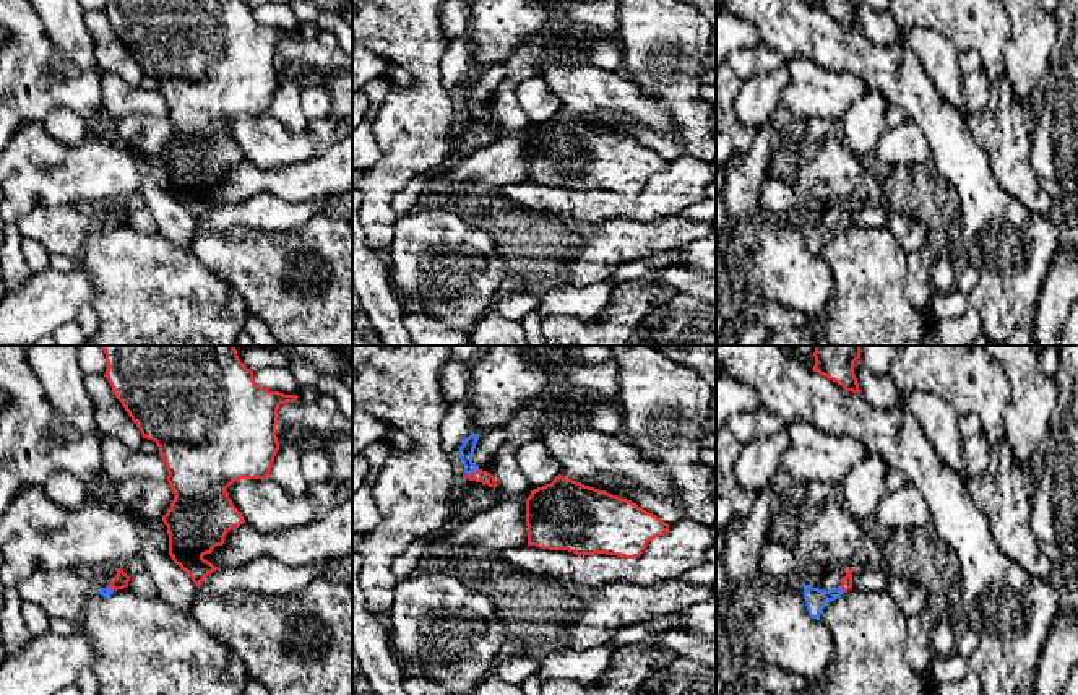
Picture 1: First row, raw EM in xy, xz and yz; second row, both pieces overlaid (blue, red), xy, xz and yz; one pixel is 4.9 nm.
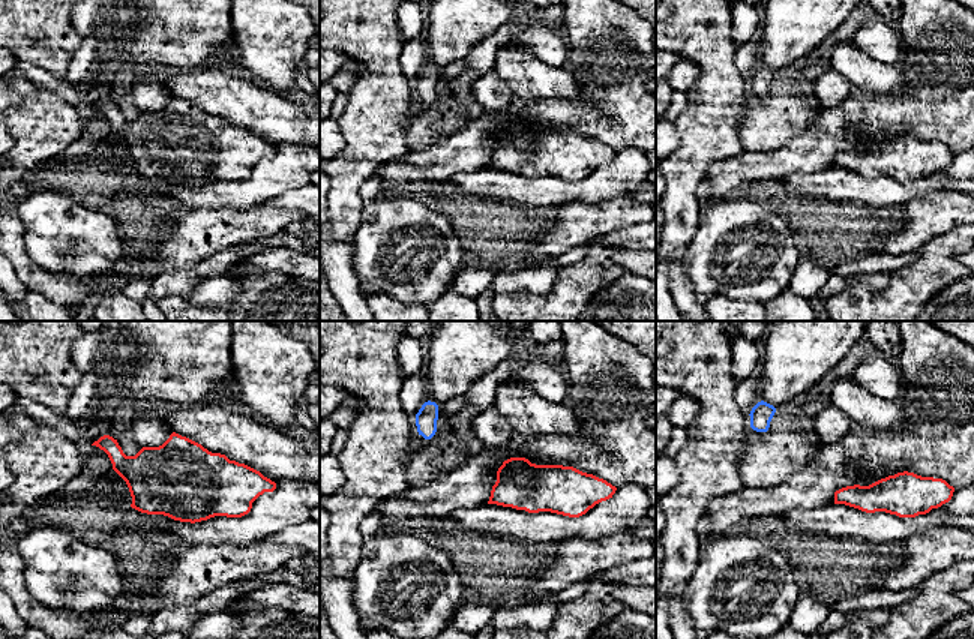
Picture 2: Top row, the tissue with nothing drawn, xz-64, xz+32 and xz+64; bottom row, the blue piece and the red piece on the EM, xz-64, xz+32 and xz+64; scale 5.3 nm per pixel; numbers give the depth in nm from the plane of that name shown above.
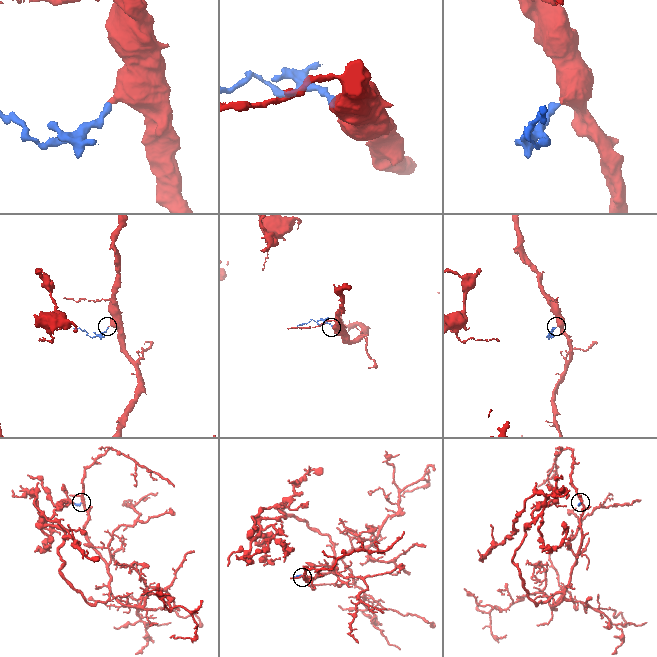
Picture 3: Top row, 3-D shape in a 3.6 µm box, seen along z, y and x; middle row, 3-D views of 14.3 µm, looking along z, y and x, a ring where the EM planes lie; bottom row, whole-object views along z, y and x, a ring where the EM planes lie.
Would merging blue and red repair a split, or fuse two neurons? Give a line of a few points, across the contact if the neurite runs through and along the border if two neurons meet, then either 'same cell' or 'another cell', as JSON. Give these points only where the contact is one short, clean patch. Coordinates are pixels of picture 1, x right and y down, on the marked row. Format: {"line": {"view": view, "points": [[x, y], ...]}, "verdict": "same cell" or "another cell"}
{"line": {"view": "xz", "points": [[466, 450], [466, 461], [471, 471], [479, 476]]}, "verdict": "same cell"}

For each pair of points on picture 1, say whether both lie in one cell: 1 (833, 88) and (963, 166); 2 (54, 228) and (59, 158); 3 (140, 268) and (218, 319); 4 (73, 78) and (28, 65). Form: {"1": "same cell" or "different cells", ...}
{"1": "different cells", "2": "different cells", "3": "same cell", "4": "same cell"}

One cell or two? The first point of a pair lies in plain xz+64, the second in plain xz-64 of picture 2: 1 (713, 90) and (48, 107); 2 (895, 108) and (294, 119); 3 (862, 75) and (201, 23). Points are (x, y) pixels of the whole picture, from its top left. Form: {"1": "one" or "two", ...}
{"1": "one", "2": "two", "3": "two"}

